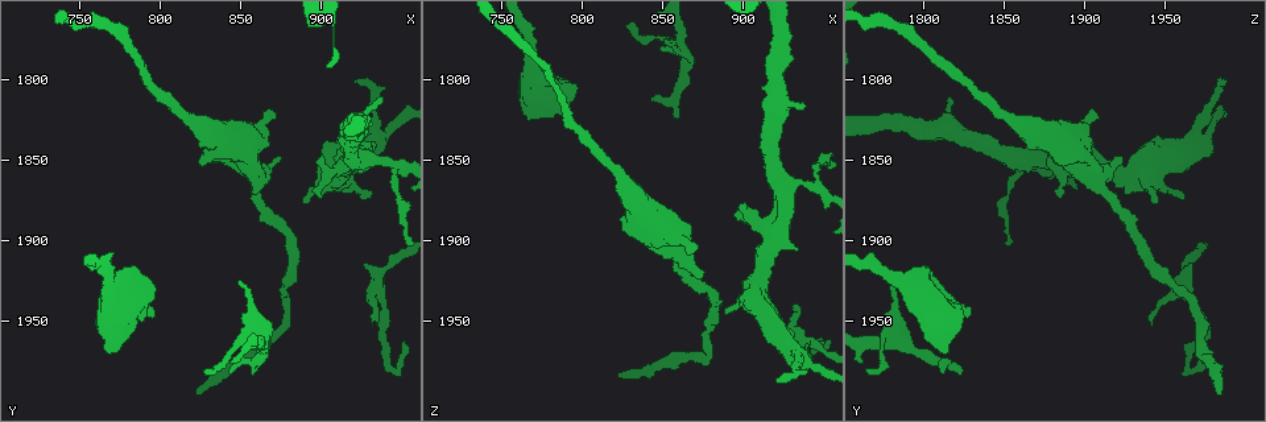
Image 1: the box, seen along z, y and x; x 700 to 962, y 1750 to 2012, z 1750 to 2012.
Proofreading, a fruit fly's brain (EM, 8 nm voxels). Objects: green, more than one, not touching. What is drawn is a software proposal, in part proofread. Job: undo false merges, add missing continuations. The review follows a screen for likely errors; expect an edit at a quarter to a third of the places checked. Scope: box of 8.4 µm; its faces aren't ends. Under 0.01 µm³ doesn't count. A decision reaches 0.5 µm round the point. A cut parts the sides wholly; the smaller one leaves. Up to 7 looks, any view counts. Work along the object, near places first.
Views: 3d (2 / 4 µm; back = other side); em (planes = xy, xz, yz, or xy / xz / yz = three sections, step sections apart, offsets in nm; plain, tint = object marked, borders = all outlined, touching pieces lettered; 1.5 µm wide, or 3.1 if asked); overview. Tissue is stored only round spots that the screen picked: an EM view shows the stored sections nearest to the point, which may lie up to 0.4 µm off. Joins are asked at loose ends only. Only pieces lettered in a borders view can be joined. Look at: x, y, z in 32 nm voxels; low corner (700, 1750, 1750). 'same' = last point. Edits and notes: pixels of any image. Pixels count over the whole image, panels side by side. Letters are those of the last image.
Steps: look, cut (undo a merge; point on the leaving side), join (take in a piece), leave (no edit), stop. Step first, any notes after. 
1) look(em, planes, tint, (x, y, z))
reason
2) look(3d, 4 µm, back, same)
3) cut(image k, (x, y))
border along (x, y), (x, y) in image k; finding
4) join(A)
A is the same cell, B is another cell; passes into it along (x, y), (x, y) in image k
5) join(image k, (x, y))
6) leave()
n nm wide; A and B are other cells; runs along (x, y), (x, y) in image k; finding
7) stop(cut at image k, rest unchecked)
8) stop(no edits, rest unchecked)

look(em, planes, borders, (932, 1952, 1942))
an open end

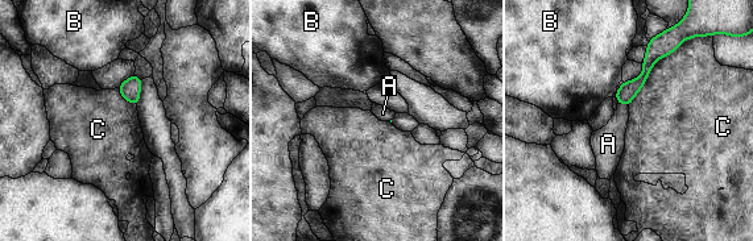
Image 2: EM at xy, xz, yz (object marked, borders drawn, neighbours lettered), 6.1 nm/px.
join(A)
A is the same cell, B and C are other cells; passes into it along (628, 90), (624, 104), (609, 141) in image 2; it goes on there

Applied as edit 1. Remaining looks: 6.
look(overview)

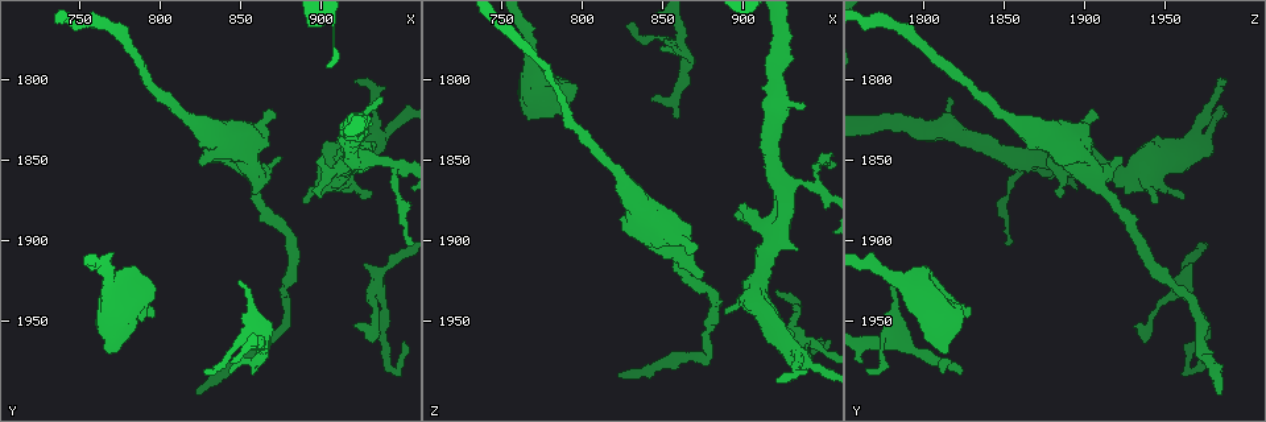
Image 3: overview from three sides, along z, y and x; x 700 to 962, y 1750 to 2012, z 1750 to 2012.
look(em, xy, step 4, borders, (892, 1878, 1944))
thin end

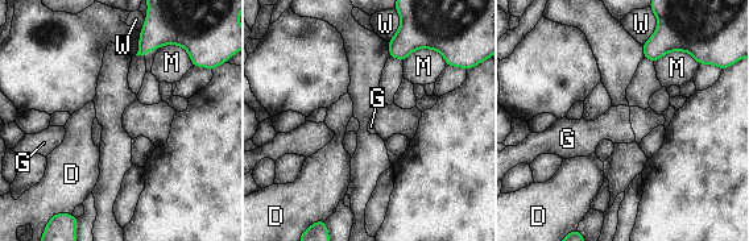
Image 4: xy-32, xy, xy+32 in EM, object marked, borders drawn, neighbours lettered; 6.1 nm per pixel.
look(em, planes, borders, same)

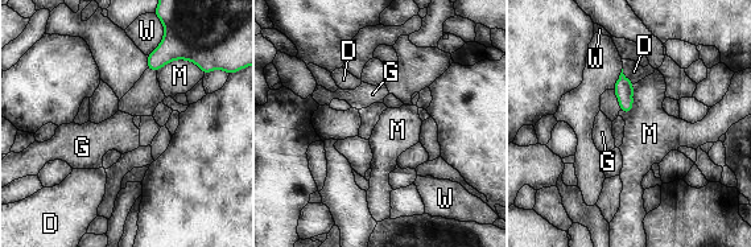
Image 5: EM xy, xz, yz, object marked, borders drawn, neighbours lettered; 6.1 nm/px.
leave()
D, G, M and W are other cells; border along (634, 85), (632, 108), (626, 115) in image 5; no lettered piece goes on from it

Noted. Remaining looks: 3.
look(em, xy, step 8, borders, (868, 1820, 1906))
thick end

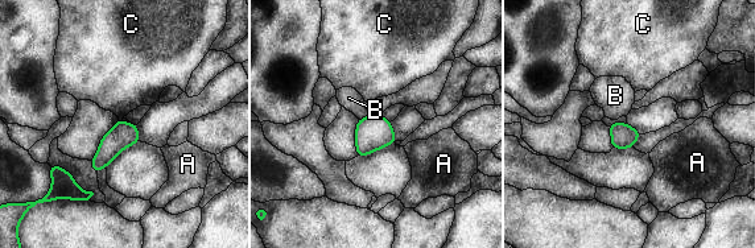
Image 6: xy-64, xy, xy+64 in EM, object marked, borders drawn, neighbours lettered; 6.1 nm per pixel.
join(B)
B is the same cell, A and C are other cells; passes into it along (374, 132), (364, 118), (349, 98) in image 6; the neuron continues

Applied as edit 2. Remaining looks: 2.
stop(join at image 2, join at image 6, rest unchecked)

